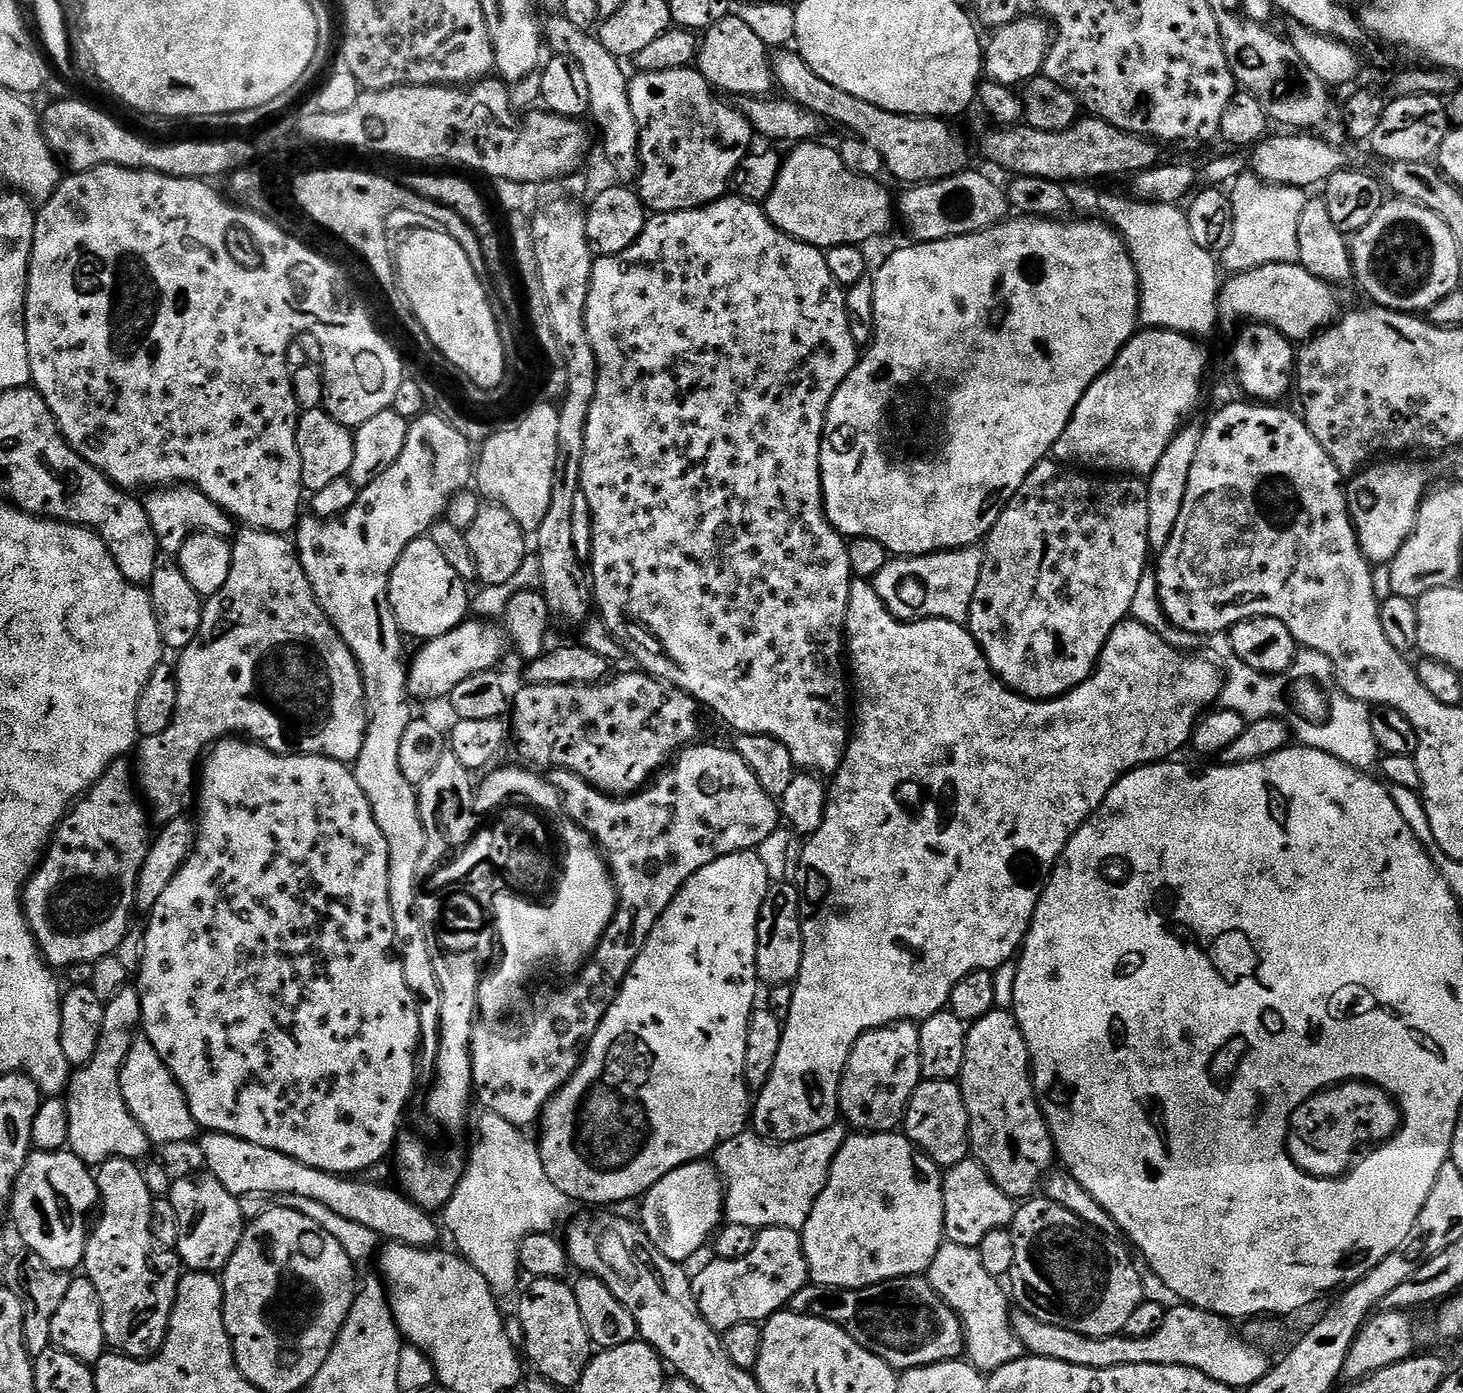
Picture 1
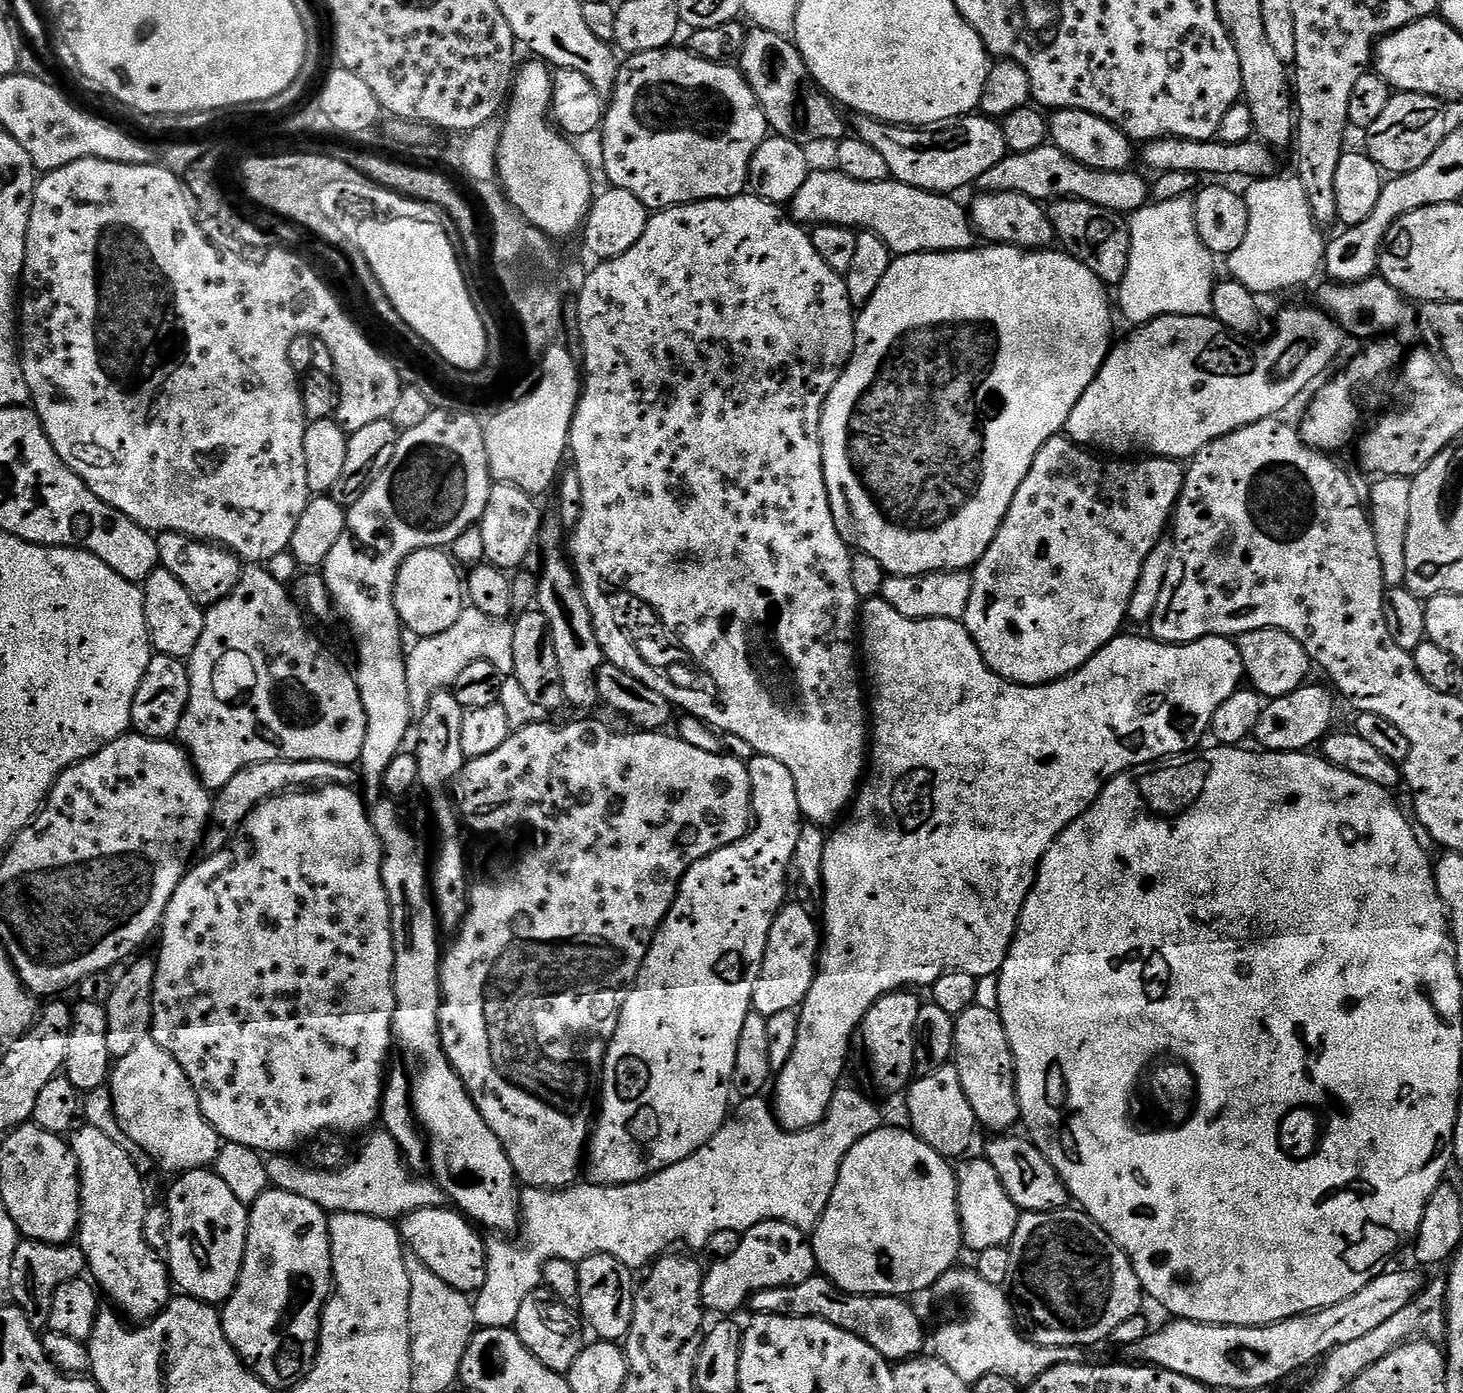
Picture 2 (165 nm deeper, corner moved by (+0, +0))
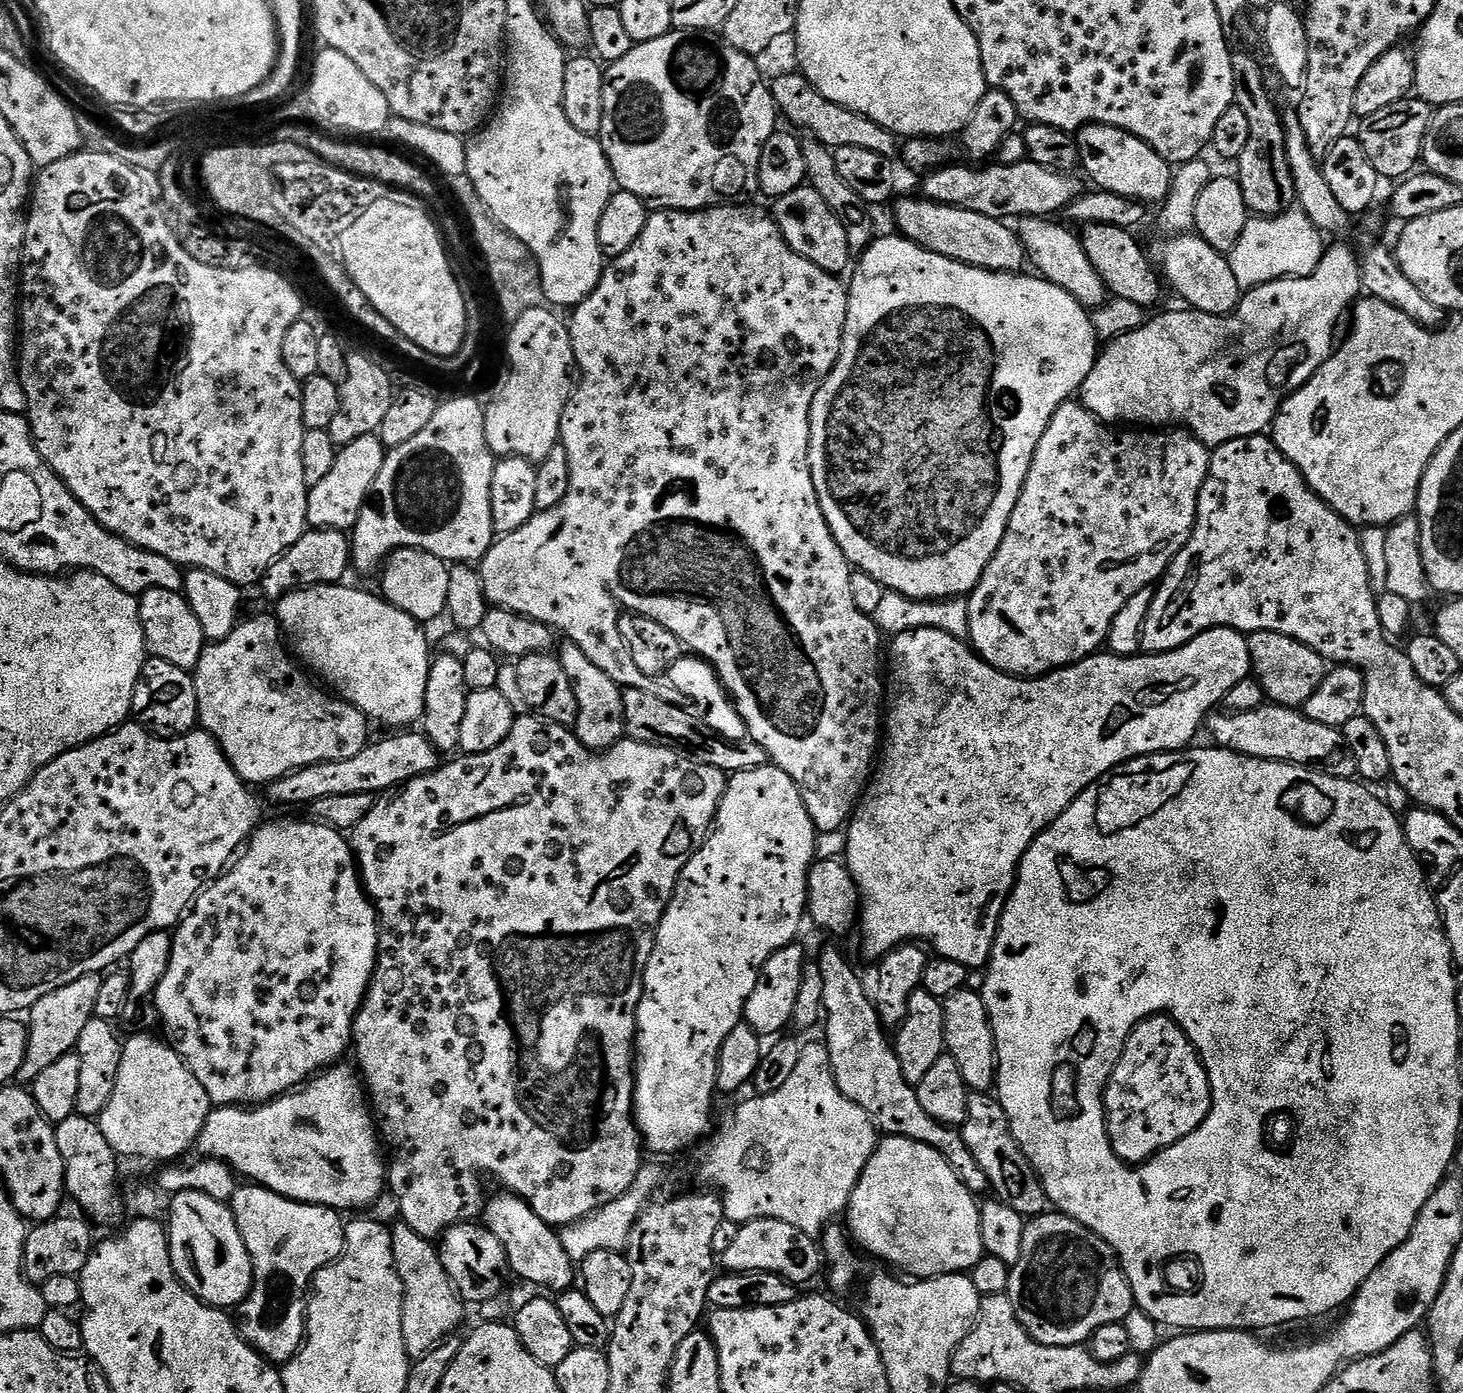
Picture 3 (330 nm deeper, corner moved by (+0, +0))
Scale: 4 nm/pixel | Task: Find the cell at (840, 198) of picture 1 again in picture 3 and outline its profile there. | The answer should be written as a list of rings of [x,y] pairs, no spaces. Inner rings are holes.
[[[899,200],[895,201],[896,224],[900,227],[897,228],[899,235],[905,240],[913,240],[934,254],[987,272],[1020,272],[1025,267],[1024,247],[1017,229],[1011,223],[986,218],[986,214],[946,206],[933,200]]]

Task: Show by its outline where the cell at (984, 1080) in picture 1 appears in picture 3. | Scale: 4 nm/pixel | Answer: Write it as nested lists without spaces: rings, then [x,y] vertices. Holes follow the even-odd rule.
[[[966,987],[950,994],[944,1001],[944,1047],[947,1055],[958,1062],[962,1078],[972,1092],[988,1092],[996,1082],[996,1039],[992,1033],[992,1023],[984,1005],[984,997],[979,992],[971,992]]]

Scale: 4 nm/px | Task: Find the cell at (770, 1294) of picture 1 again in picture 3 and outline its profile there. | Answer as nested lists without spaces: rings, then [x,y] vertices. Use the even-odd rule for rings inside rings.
[[[752,1220],[740,1225],[738,1238],[734,1238],[730,1250],[722,1258],[728,1272],[773,1272],[786,1278],[791,1284],[808,1284],[822,1268],[822,1248],[813,1237],[802,1234],[790,1222],[777,1220]]]

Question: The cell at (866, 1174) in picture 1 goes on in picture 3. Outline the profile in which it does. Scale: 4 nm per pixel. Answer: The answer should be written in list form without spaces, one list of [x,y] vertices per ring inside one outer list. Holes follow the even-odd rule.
[[[885,1135],[877,1143],[870,1162],[866,1162],[866,1170],[862,1170],[862,1178],[858,1178],[858,1186],[854,1186],[854,1194],[848,1203],[847,1220],[846,1228],[851,1239],[869,1257],[893,1269],[901,1268],[896,1270],[908,1278],[932,1280],[936,1276],[968,1274],[986,1254],[982,1246],[980,1204],[977,1197],[966,1190],[962,1182],[958,1182],[958,1174],[954,1174],[942,1154],[910,1138]]]

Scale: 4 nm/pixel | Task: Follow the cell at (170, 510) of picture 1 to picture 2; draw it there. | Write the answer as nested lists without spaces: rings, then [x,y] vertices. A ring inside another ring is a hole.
[[[162,532],[156,536],[158,546],[158,558],[160,567],[170,570],[186,590],[201,606],[217,604],[234,586],[238,586],[242,571],[240,557],[229,552],[227,548],[221,548],[207,540],[196,540],[192,536],[183,536],[177,532]]]

